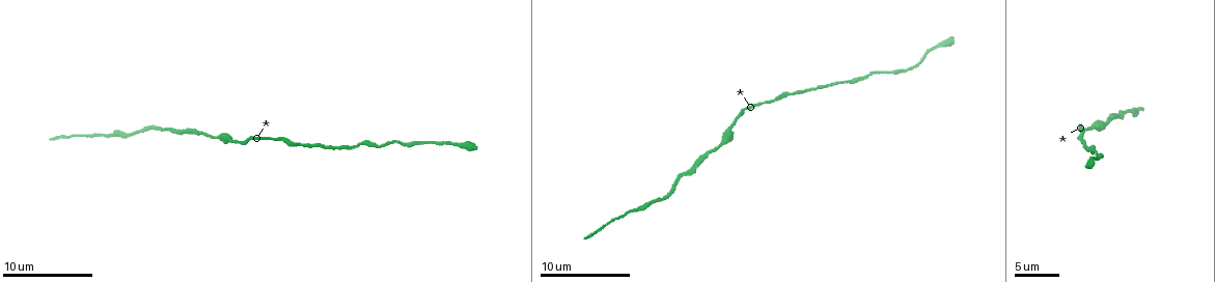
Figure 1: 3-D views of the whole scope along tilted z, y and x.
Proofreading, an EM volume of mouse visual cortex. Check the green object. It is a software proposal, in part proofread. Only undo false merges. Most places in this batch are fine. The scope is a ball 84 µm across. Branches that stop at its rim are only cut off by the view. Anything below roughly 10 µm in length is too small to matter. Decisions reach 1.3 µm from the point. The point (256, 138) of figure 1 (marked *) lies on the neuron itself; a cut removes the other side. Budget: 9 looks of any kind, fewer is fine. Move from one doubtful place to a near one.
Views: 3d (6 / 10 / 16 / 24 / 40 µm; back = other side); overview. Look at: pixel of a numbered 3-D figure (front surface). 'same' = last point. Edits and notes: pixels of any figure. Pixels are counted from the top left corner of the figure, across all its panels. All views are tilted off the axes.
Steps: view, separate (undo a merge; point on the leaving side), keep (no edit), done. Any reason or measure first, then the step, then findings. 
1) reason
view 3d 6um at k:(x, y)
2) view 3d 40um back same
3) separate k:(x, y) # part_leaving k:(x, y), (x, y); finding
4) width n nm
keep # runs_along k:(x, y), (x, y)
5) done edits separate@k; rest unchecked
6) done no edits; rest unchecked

calibre changes
view 3d 10um at 1:(724, 141)

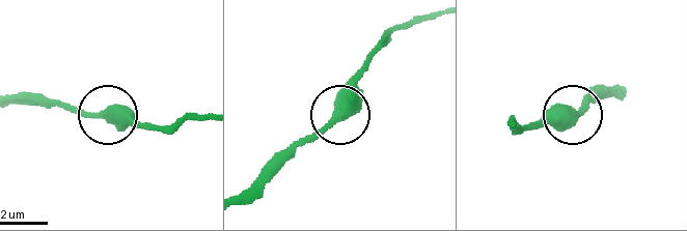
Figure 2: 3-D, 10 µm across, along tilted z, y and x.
keep # runs_along 2:(202, 117), (157, 127), (39, 106); all the same neuron

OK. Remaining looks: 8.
thick turns thin
view 3d 10um at 1:(684, 175)

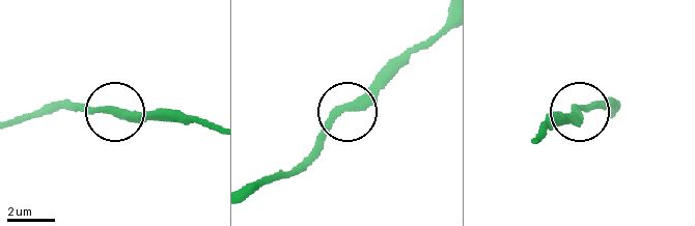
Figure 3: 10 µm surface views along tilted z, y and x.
view 3d 6um at 3:(122, 113)

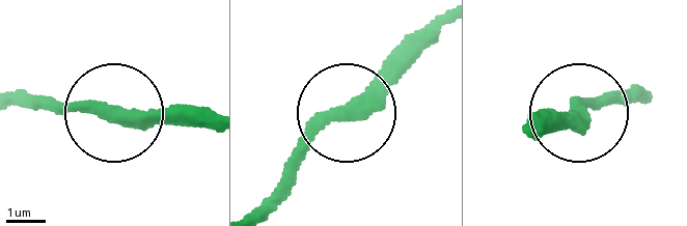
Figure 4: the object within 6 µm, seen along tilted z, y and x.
width 360 nm
keep # runs_along 4:(203, 129), (19, 99); one neuron here

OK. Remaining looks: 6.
view 3d 6um at 1:(358, 145)

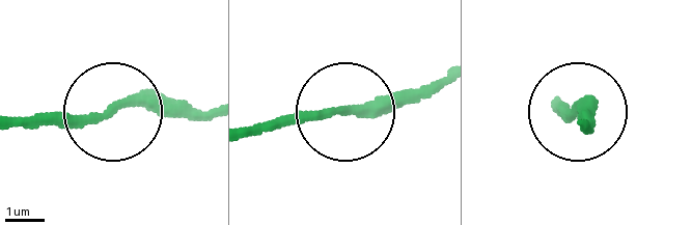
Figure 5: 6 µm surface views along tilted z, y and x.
view 3d 6um back at 5:(347, 111)

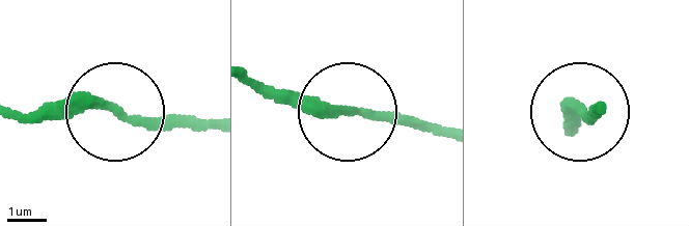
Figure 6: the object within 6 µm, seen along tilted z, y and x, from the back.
keep # runs_along 6:(209, 117), (71, 104), (33, 114); one neuron here

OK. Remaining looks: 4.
calibre changes
view 3d 10um at 1:(398, 143)

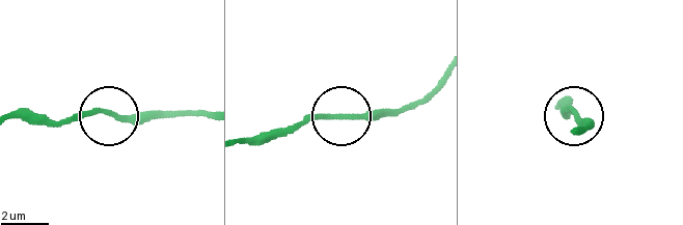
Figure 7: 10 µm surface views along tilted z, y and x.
view 3d 6um at 7:(340, 117)

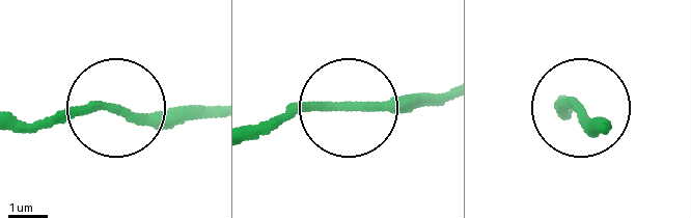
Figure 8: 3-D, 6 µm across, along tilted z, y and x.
keep # runs_along 8:(25, 124), (205, 108); continuous, no second neuron

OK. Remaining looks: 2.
done no edits; rest unchecked

